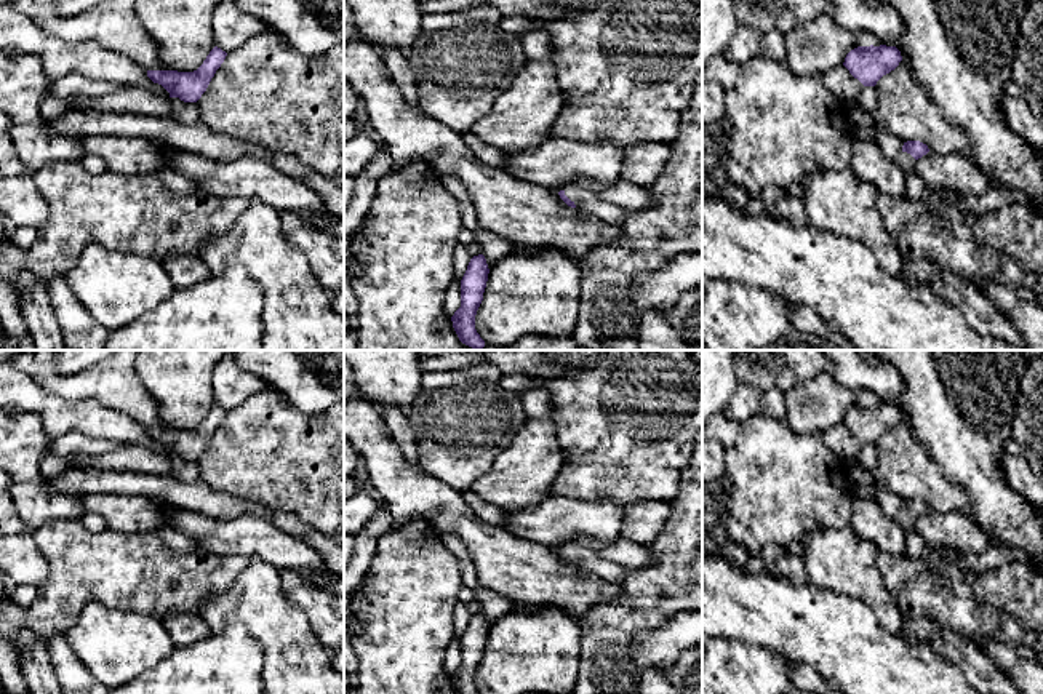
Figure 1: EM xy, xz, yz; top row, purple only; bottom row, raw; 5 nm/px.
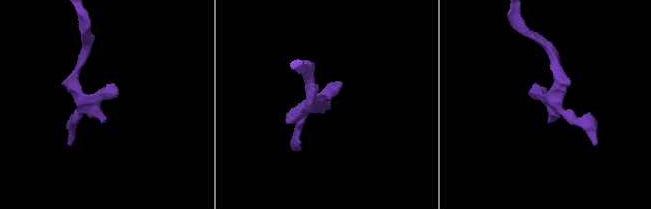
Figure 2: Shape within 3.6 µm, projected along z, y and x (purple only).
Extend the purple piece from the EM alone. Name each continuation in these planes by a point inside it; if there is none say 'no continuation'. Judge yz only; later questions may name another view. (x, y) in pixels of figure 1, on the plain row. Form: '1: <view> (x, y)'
1: yz (904, 518)

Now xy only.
no continuation

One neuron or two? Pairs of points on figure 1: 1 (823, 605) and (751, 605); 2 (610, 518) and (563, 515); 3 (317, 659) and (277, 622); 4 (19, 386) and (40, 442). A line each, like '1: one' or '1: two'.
1: one
2: one
3: one
4: two

